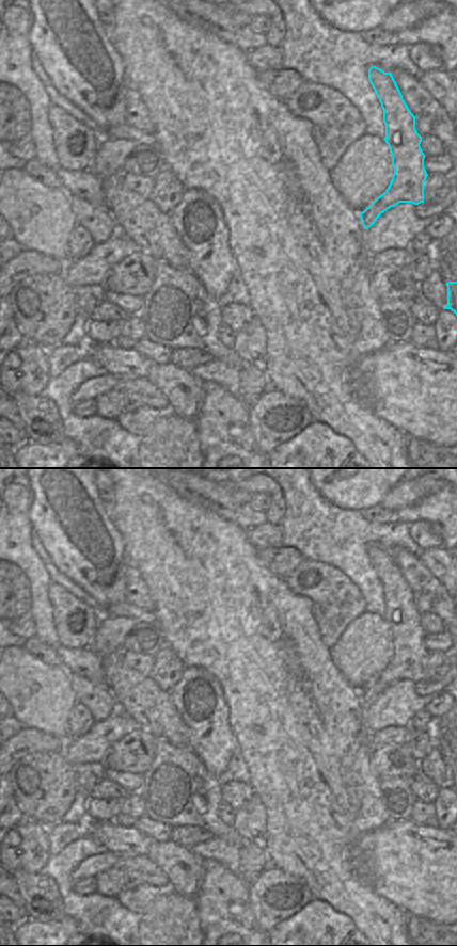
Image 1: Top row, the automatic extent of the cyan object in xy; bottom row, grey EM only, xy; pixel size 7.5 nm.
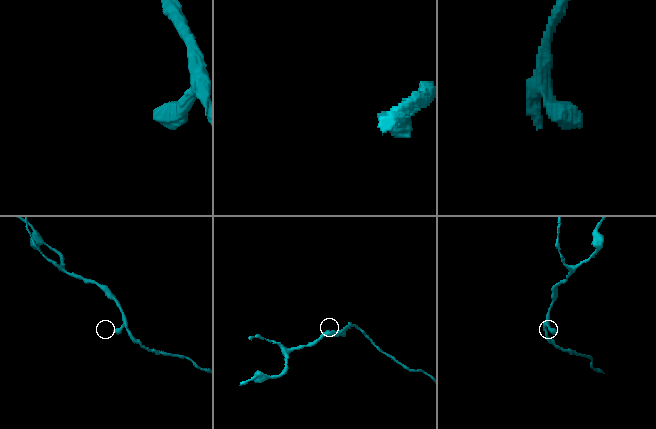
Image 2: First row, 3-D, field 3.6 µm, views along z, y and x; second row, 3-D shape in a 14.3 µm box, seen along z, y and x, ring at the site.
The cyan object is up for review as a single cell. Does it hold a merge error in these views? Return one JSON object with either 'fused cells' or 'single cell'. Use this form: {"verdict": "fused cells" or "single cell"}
{"verdict": "single cell"}

